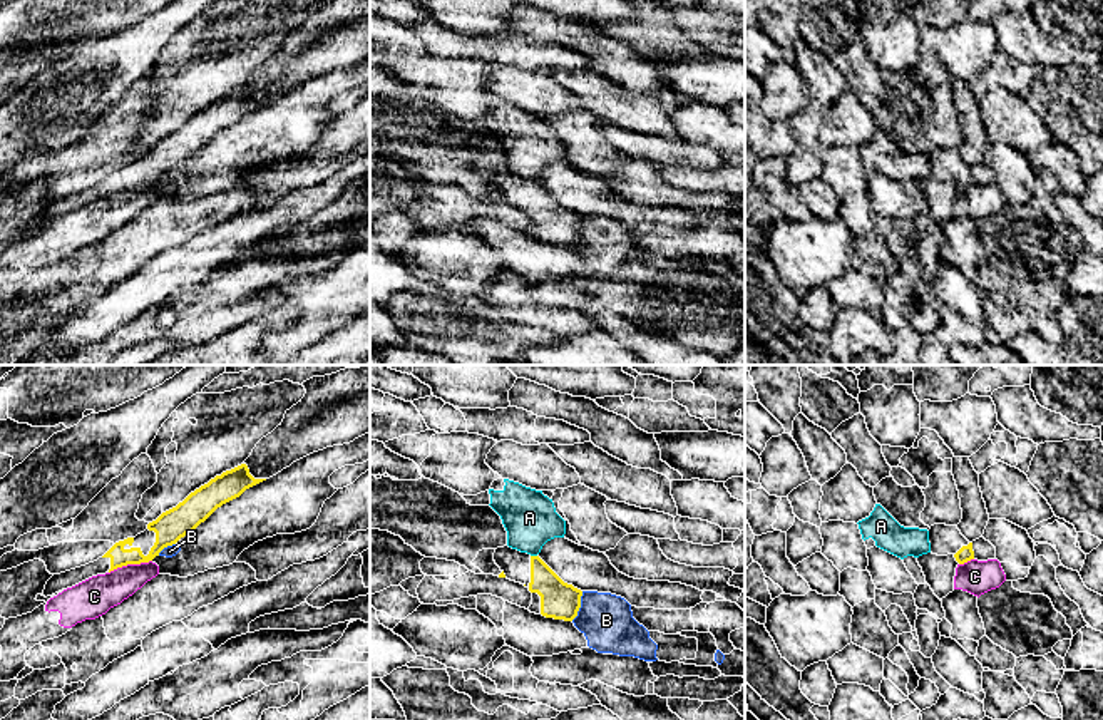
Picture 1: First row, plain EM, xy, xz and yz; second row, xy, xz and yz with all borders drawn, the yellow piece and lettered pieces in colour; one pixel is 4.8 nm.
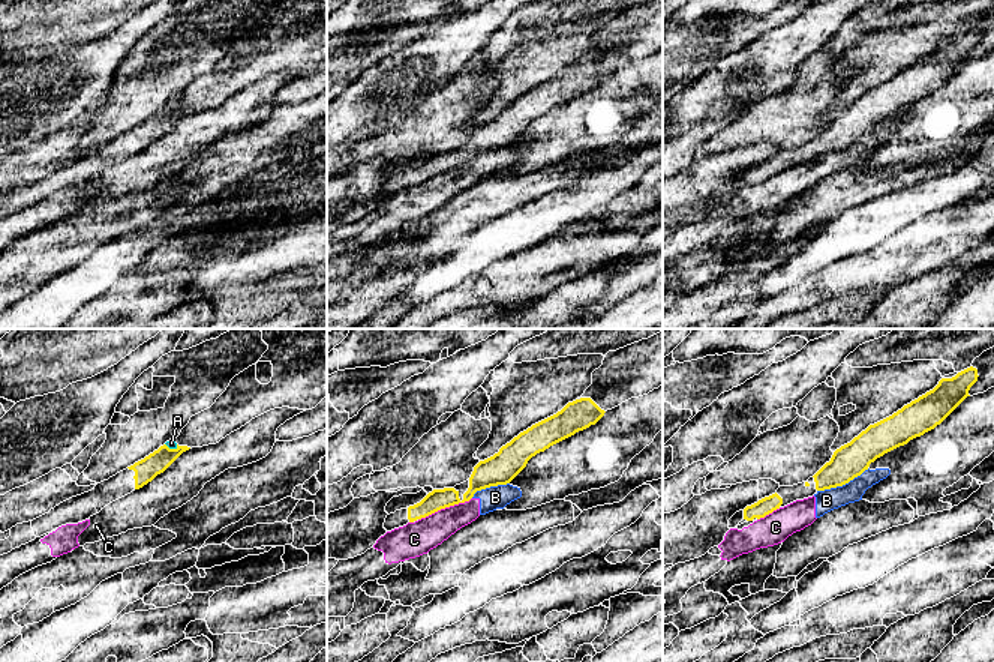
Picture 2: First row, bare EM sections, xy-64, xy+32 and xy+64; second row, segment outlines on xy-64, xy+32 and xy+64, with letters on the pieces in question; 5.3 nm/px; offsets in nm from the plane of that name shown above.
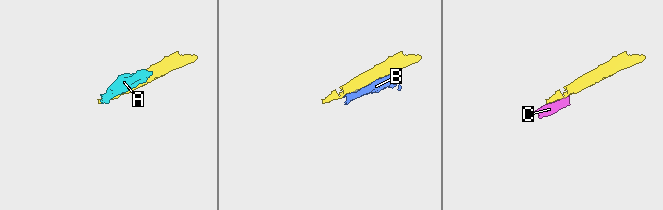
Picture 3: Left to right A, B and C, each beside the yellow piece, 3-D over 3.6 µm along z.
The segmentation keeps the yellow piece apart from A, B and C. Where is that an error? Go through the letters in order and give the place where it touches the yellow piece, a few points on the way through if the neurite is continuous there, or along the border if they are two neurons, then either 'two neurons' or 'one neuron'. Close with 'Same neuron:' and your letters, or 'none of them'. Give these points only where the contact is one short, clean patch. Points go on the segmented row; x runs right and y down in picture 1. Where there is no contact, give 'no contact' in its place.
A: xz (534, 556) | along xz (531, 555), (536, 556) | two neurons
B: xz (579, 606) | two neurons
C: xy (129, 563) | along xy (151, 560), (128, 563), (109, 573) | two neurons
Same neuron: none of them

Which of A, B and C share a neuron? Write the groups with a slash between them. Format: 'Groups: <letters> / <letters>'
Groups: A / B C

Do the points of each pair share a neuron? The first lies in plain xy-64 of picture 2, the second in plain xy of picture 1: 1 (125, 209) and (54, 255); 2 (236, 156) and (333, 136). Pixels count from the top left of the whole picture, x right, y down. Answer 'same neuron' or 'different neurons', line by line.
1: different neurons
2: same neuron

